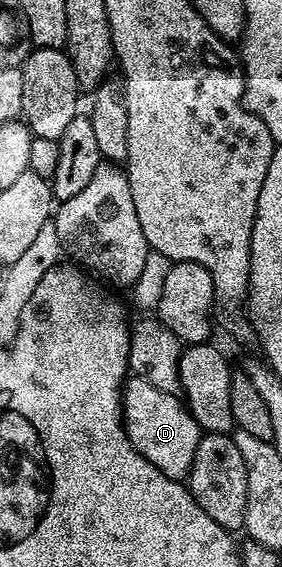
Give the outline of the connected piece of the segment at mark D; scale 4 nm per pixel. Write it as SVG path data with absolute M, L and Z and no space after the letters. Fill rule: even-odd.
M130 377L123 387L123 417L131 444L144 458L169 478L188 479L197 460L203 431L178 395L160 391L145 379Z

